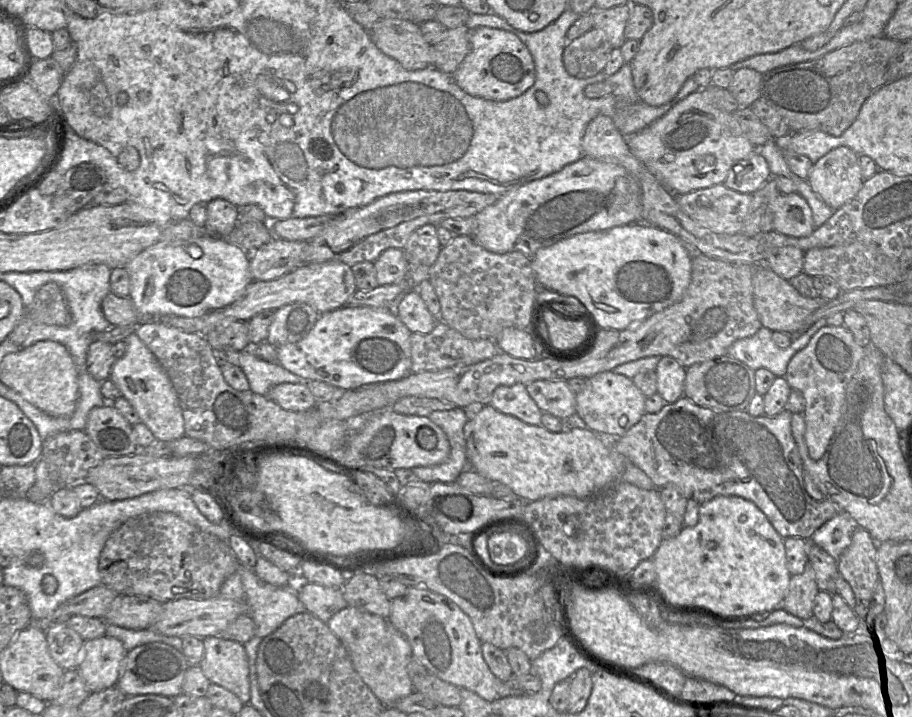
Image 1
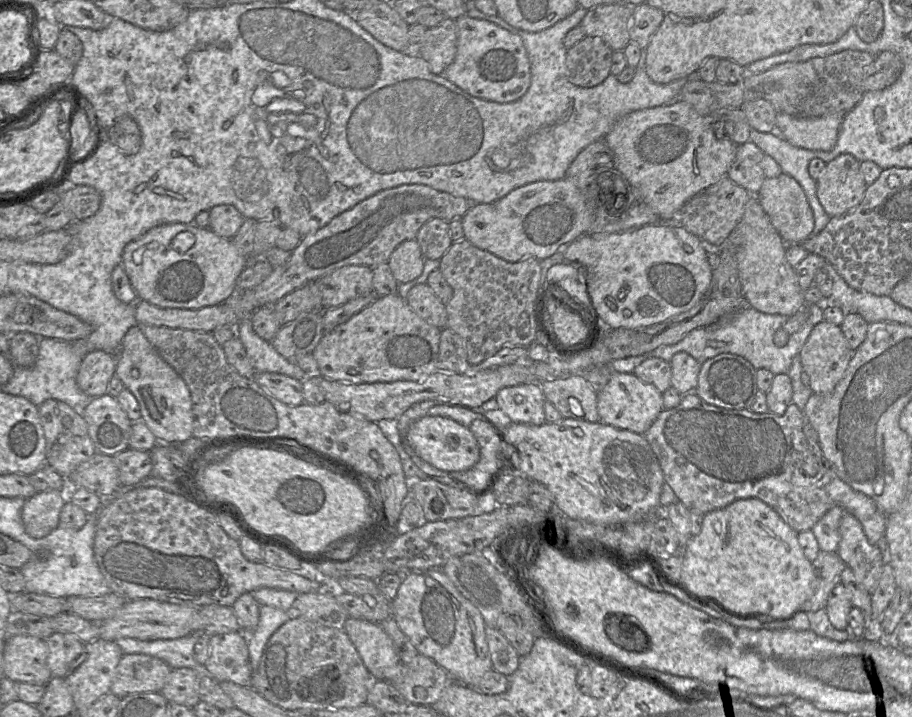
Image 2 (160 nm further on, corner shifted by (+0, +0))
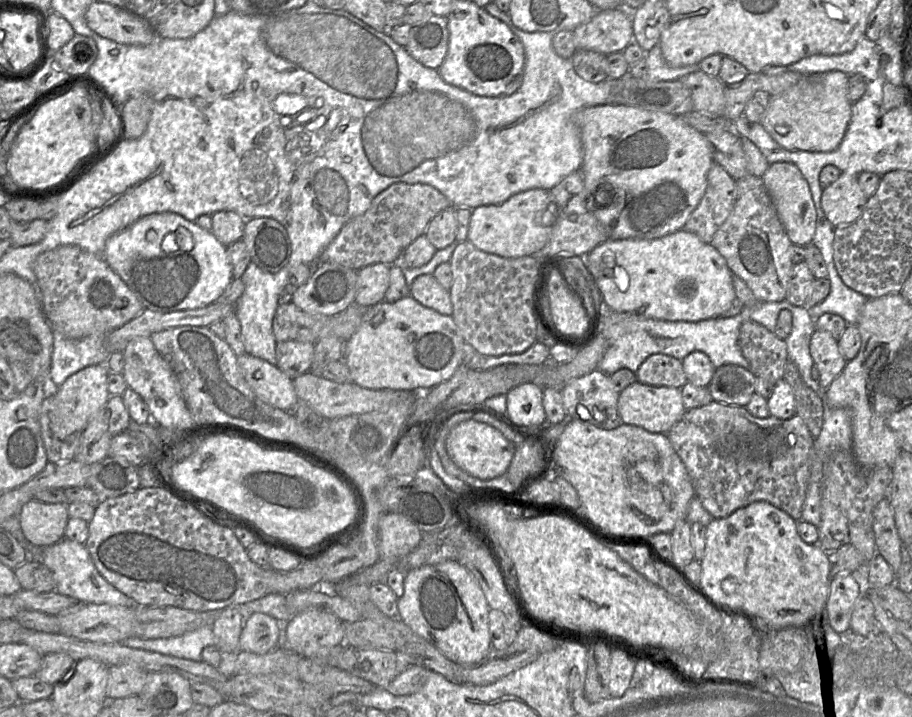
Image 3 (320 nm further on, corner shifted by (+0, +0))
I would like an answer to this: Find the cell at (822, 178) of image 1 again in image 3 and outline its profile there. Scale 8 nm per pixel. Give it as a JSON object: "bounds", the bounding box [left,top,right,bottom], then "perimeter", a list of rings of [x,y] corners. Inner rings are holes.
{"bounds":[822,172,868,226],"perimeter":[[[842,172],[839,178],[823,189],[822,210],[834,226],[855,222],[862,214],[868,198],[864,194],[858,174]]]}

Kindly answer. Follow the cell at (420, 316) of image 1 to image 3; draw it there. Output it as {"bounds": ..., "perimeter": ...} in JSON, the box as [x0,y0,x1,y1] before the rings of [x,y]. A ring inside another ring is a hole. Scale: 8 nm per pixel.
{"bounds":[409,274,452,316],"perimeter":[[[433,274],[417,277],[409,288],[409,295],[421,305],[445,316],[452,315],[449,291],[438,283]]]}

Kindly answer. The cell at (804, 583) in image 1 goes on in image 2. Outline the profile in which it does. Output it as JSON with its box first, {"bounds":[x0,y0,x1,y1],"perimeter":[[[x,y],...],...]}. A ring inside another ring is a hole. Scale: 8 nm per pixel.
{"bounds":[801,551,847,613],"perimeter":[[[819,551],[812,561],[814,591],[801,610],[806,613],[825,609],[830,592],[841,583],[841,574],[847,567],[837,552]]]}

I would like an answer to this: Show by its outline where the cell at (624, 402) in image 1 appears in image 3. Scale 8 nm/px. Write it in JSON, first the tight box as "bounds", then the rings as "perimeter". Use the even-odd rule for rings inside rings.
{"bounds":[617,381,686,433],"perimeter":[[[635,381],[619,393],[617,410],[624,424],[635,425],[651,433],[665,433],[681,419],[686,409],[683,406],[680,388],[651,386]]]}

